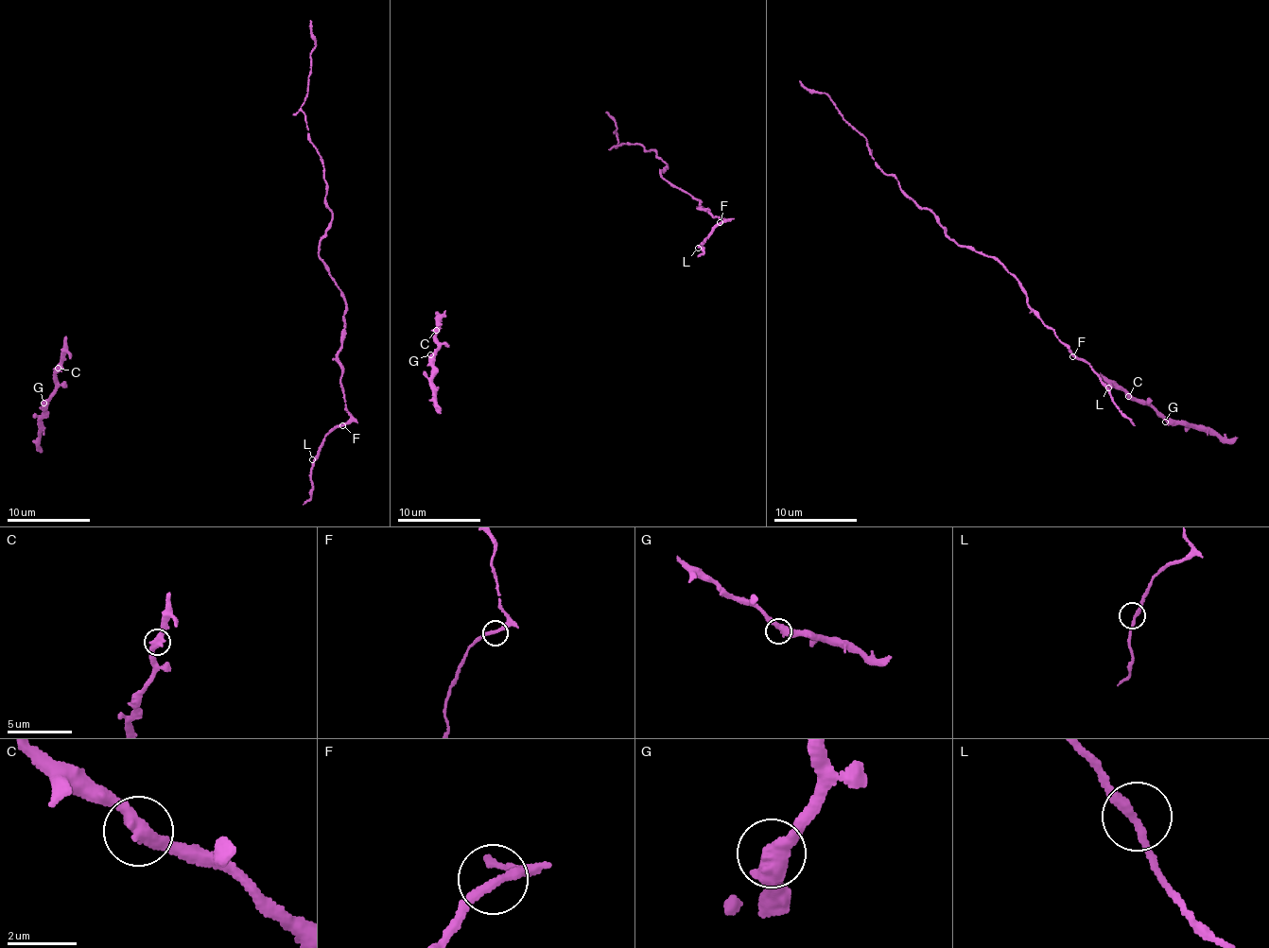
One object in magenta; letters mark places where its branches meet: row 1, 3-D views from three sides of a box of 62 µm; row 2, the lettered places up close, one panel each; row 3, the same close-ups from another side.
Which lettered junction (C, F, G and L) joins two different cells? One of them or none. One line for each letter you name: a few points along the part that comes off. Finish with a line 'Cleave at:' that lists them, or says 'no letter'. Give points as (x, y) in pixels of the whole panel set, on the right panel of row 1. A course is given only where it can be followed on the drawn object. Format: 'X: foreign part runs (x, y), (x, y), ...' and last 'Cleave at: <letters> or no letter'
Cleave at: no letter

